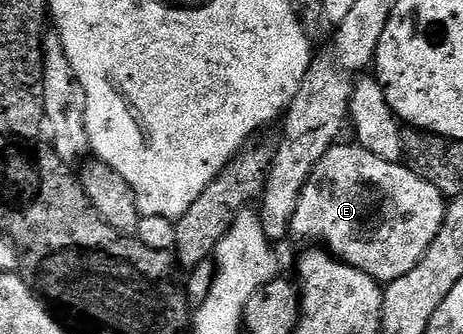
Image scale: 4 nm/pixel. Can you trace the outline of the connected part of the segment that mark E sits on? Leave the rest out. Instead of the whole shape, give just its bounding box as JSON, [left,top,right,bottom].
[289,145,446,285]

